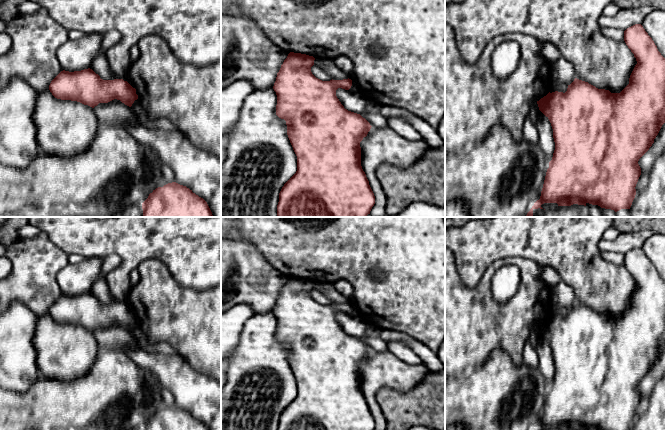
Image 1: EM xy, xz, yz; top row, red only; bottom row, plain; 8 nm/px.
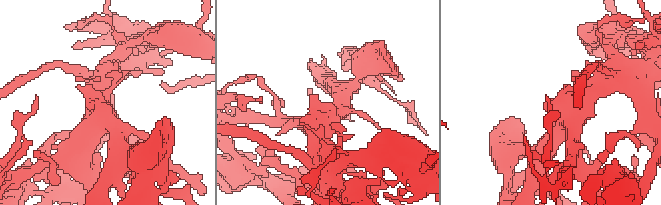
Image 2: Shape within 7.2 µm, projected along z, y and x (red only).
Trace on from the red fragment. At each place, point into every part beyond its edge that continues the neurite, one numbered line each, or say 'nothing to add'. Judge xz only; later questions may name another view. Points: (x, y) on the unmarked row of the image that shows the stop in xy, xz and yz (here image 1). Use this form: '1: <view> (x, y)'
nothing to add

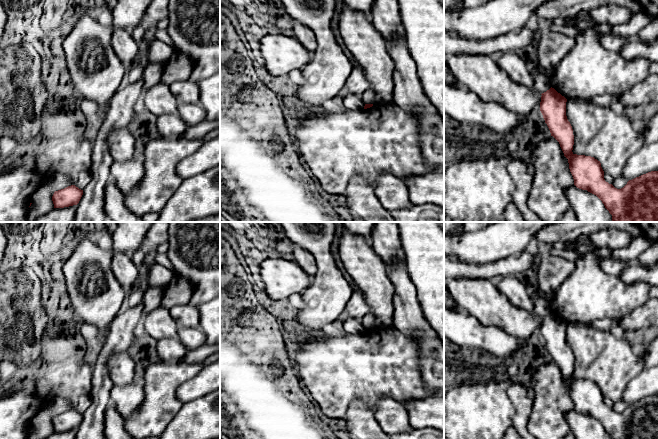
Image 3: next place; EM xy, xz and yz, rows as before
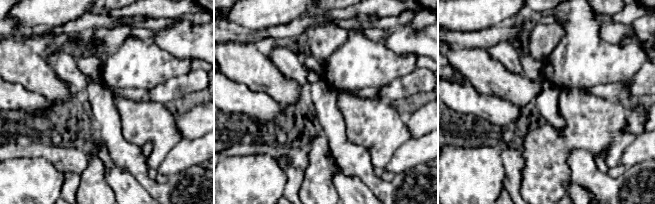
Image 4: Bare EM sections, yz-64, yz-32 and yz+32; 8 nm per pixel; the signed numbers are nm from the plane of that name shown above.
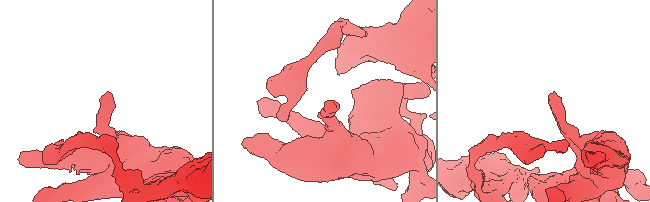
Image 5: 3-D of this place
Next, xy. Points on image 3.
nothing to add

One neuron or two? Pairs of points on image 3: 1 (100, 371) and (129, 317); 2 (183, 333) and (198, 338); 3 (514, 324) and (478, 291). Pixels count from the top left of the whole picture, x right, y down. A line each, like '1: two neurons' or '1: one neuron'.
1: one neuron
2: one neuron
3: one neuron

